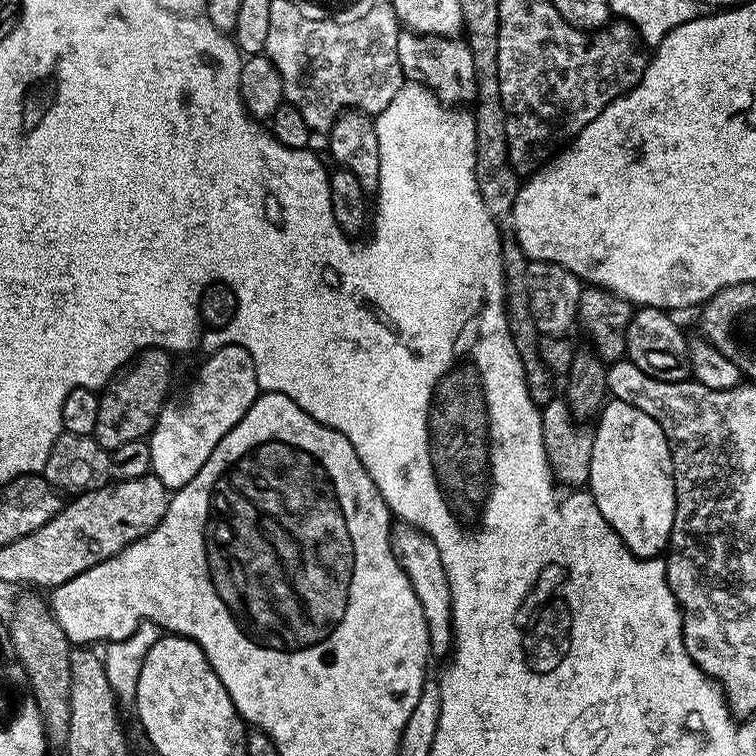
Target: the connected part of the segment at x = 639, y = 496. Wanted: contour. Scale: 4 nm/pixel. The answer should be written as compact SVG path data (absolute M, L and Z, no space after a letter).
M609 399L600 410L599 417L594 424L594 431L596 437L590 458L590 478L587 487L591 491L602 518L610 522L610 526L635 556L659 557L668 547L668 538L672 534L676 509L672 451L662 426L654 418L650 418L650 414L642 414L638 406L630 406L630 402Z

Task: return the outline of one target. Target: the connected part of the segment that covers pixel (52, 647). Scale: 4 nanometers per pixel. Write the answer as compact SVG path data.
M24 596L12 608L10 619L10 635L12 637L12 651L18 664L24 667L24 676L28 679L30 695L36 701L40 717L44 719L44 730L49 737L60 738L68 735L68 695L70 694L70 645L62 626L52 617L49 605L44 604L36 596Z

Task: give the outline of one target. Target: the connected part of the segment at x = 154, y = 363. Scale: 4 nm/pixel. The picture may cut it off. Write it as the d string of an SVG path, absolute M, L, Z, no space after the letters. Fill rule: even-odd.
M145 348L136 353L99 393L98 426L96 441L109 450L125 442L145 439L151 433L160 410L169 399L168 387L172 384L173 357L163 348Z

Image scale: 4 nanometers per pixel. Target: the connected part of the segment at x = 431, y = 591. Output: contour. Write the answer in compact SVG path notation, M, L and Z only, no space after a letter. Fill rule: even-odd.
M400 522L392 529L392 549L402 570L414 586L414 594L418 594L418 602L422 602L422 614L426 614L428 647L431 655L447 657L452 651L452 595L444 563L438 554L438 546L434 546L432 539L425 536L419 528Z

